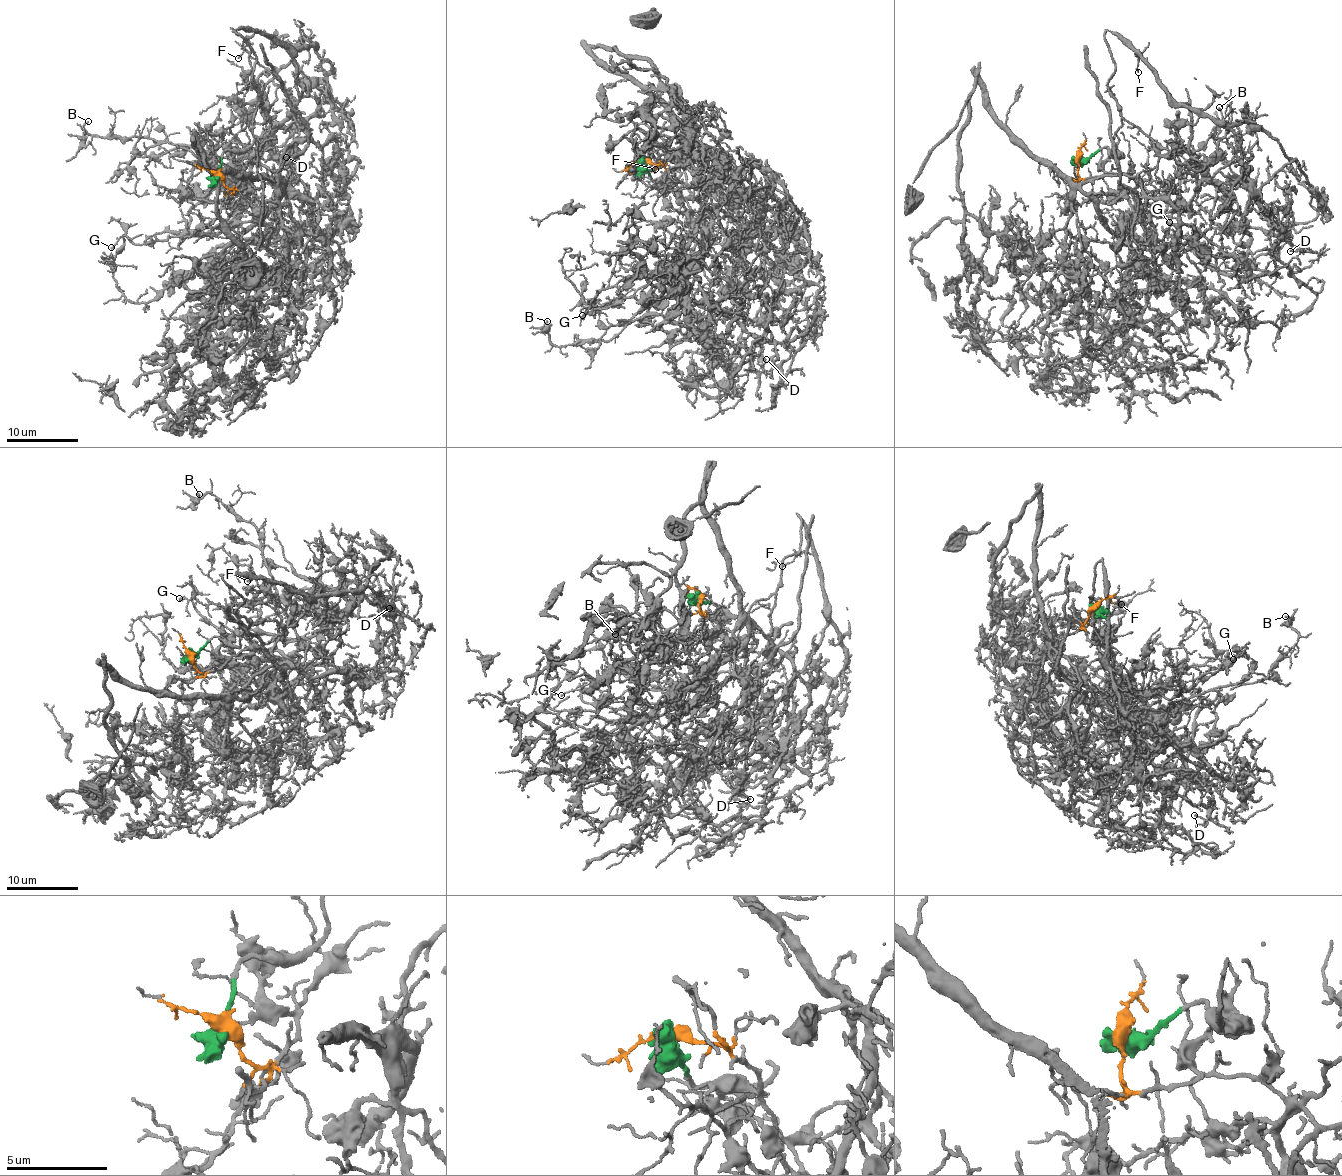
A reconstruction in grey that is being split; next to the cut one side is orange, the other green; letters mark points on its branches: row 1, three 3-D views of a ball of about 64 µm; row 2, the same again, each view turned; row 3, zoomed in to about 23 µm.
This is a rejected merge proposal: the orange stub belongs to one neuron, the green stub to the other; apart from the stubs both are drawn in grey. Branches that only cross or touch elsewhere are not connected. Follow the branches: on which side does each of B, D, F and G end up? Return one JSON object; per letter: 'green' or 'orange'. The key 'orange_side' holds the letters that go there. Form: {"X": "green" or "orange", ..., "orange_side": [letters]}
{"B": "orange", "D": "green", "F": "green", "G": "orange", "orange_side": ["B", "G"]}

